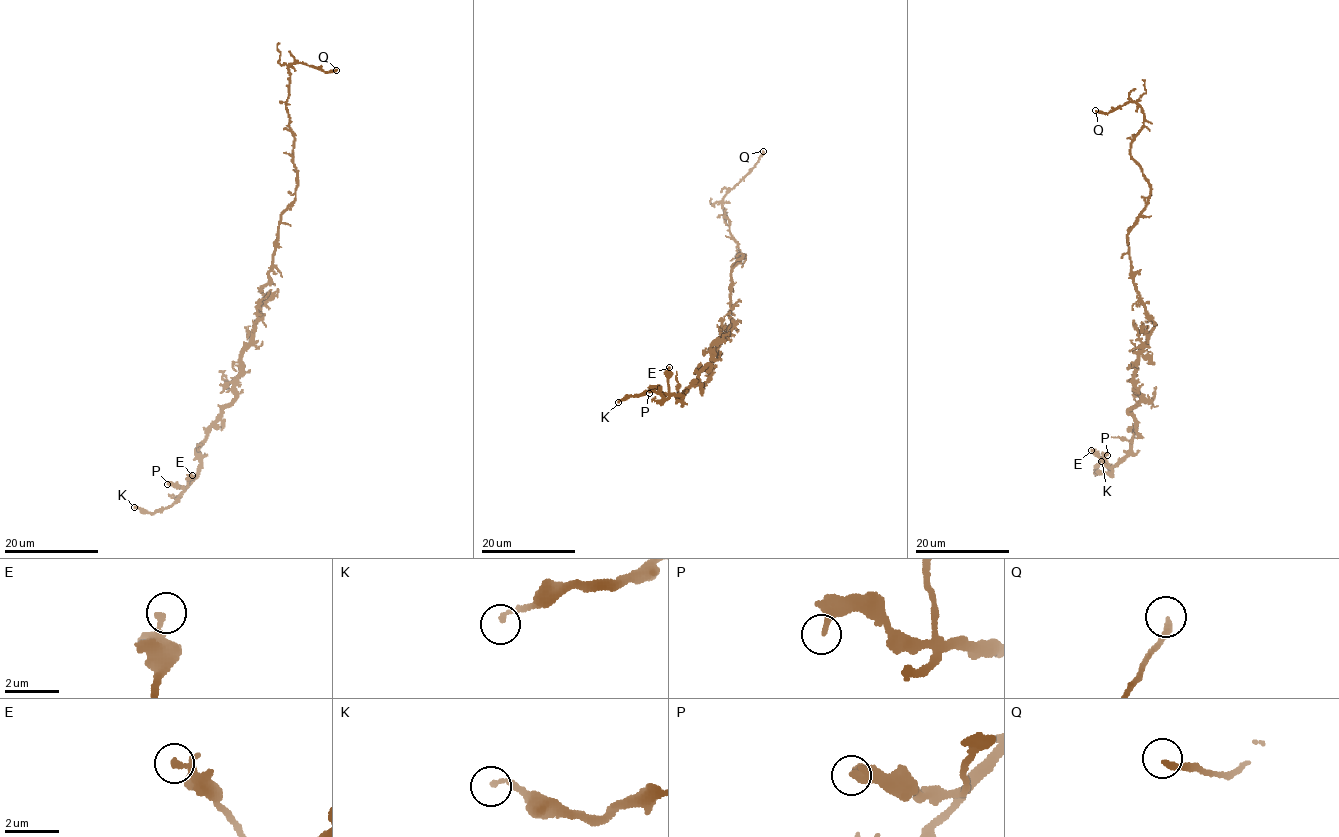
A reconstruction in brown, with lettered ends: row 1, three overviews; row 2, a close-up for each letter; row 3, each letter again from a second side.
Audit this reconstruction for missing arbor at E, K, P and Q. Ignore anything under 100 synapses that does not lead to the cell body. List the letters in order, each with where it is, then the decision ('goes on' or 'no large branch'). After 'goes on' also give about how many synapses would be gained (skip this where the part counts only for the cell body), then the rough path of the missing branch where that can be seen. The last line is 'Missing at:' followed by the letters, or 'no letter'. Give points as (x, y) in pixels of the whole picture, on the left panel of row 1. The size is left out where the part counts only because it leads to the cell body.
E: place (192, 475); no large branch
K: place (134, 507); no large branch
P: place (167, 484); no large branch
Q: place (336, 70); goes on; course (336, 70), (343, 65), (343, 57), (353, 48)
Missing at: Q

